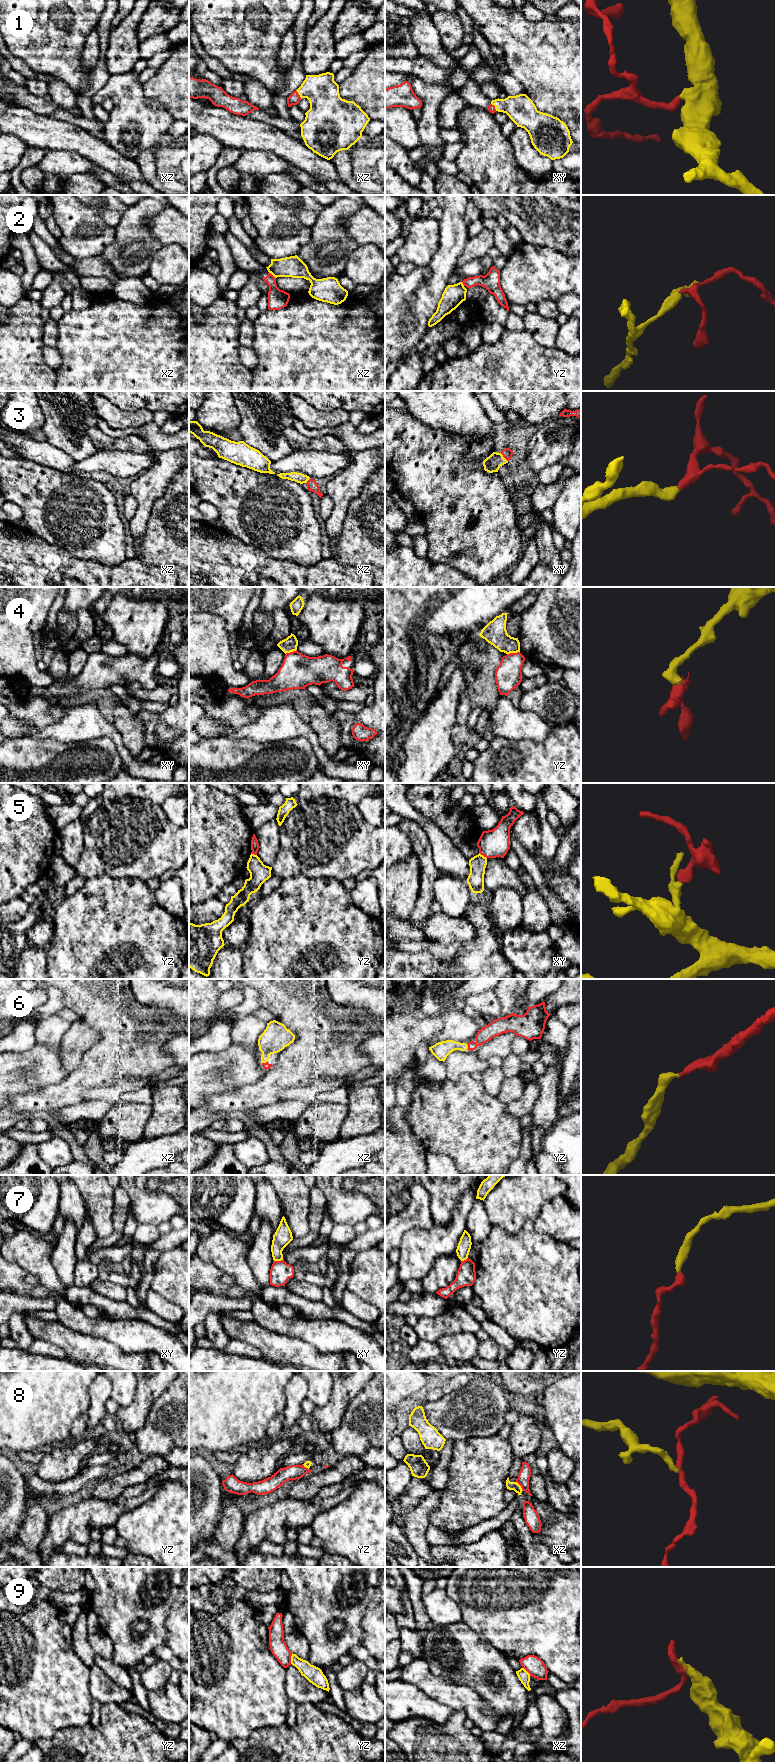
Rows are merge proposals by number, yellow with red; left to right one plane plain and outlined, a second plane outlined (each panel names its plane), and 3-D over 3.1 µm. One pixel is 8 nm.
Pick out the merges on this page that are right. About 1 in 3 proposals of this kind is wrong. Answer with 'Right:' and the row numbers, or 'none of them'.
Right: 1, 3, 6, 7

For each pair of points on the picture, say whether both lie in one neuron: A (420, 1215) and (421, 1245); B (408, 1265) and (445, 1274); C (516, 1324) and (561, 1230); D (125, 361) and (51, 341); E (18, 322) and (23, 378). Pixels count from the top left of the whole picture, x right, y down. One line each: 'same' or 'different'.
A: different
B: different
C: different
D: different
E: same

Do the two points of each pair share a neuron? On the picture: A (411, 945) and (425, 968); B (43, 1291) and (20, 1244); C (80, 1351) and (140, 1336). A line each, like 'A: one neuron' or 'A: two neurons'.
A: two neurons
B: one neuron
C: two neurons

